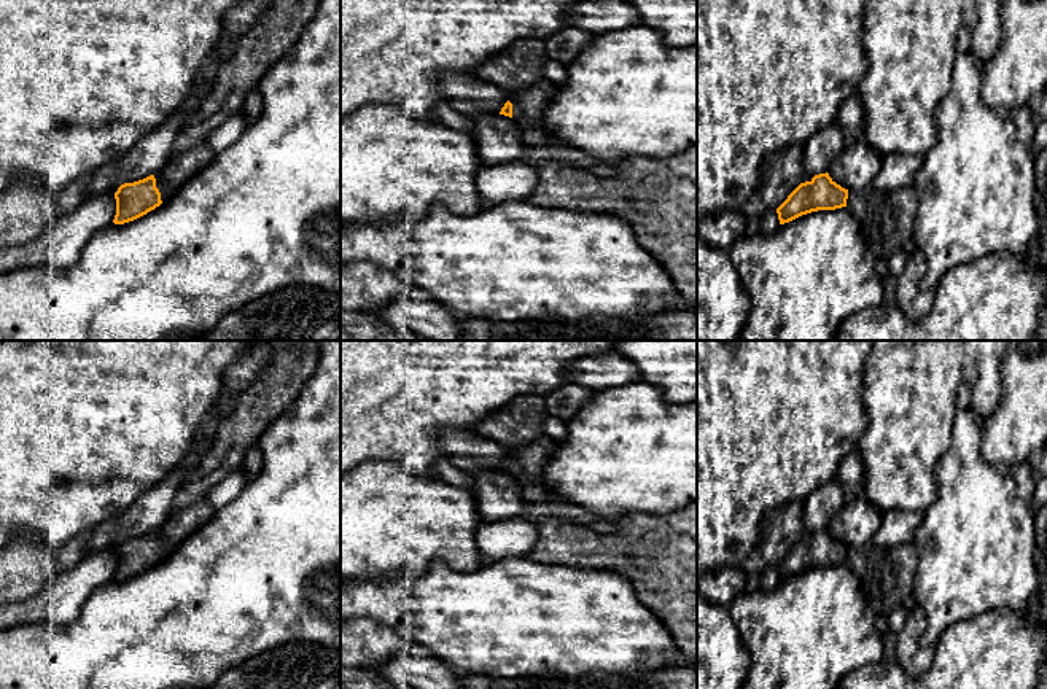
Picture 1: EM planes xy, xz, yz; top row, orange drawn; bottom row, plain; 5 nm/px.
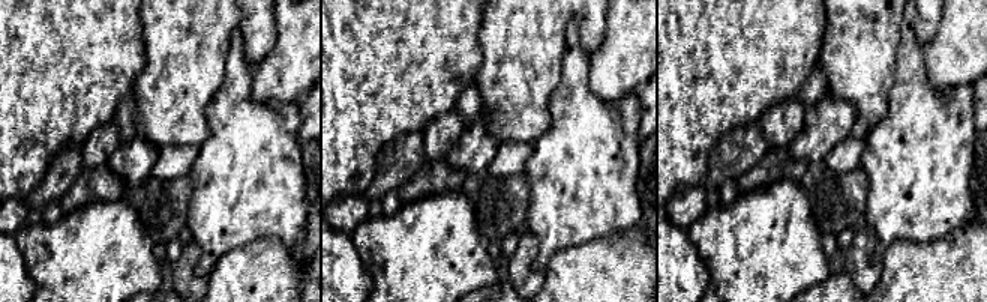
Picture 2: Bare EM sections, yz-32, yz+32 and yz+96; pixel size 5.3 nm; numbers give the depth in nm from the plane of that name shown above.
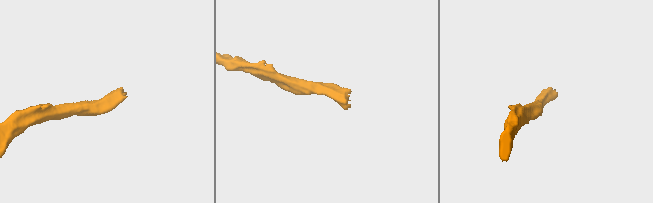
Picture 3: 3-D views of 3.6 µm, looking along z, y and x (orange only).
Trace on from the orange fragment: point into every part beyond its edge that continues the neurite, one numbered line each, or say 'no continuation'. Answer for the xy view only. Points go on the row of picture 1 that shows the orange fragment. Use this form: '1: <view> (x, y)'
1: xy (182, 167)

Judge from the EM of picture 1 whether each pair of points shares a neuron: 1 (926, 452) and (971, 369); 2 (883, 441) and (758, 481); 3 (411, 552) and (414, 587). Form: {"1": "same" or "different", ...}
{"1": "same", "2": "different", "3": "different"}

